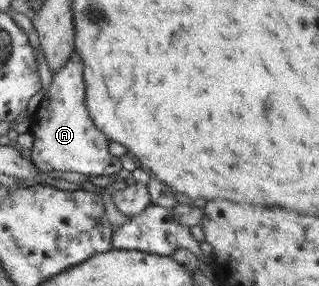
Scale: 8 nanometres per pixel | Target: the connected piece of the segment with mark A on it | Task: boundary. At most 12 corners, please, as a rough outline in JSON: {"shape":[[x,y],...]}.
{"shape":[[74,51],[35,101],[28,156],[43,173],[114,175]]}

